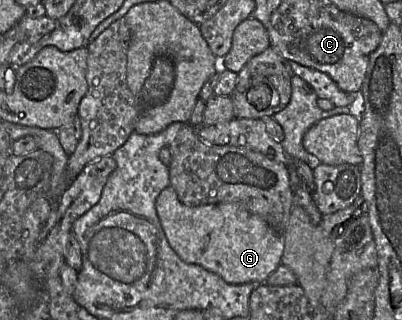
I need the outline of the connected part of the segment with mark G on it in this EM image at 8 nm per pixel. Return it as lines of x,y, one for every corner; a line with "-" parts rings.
169,185
159,193
155,208
167,240
180,259
186,263
201,265
227,283
265,283
268,276
281,265
284,234
273,229
262,217
248,211
240,202
186,206
178,199
175,189

